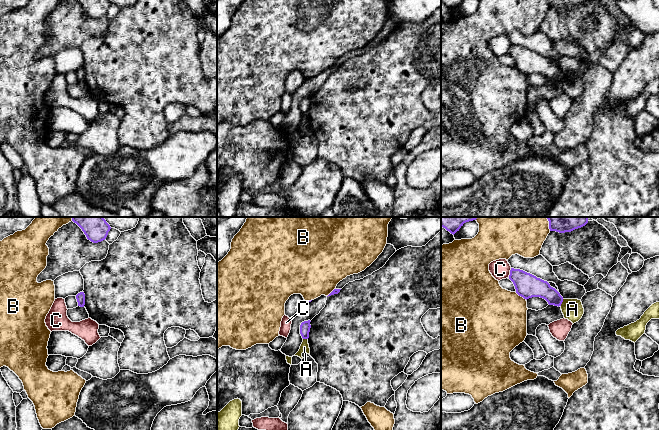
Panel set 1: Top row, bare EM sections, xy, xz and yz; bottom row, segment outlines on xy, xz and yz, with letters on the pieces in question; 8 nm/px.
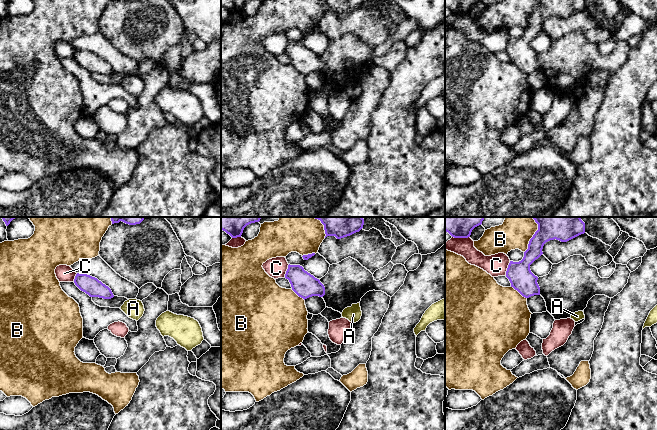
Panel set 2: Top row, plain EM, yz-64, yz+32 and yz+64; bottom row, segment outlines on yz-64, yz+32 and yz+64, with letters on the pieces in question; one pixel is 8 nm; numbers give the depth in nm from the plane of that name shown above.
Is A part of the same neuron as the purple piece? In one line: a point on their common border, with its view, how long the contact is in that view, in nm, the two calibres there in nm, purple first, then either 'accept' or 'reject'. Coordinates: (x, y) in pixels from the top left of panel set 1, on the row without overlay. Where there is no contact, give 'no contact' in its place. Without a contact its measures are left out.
yz (561, 79) | 70 nm | 160/170 nm | reject

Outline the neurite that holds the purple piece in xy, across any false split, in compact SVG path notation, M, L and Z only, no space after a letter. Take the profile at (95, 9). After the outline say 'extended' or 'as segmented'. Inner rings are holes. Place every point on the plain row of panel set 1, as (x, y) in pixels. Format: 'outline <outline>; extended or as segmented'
outline M77 0L87 15L93 19L98 19L106 15L111 3L109 0Z; as segmented

